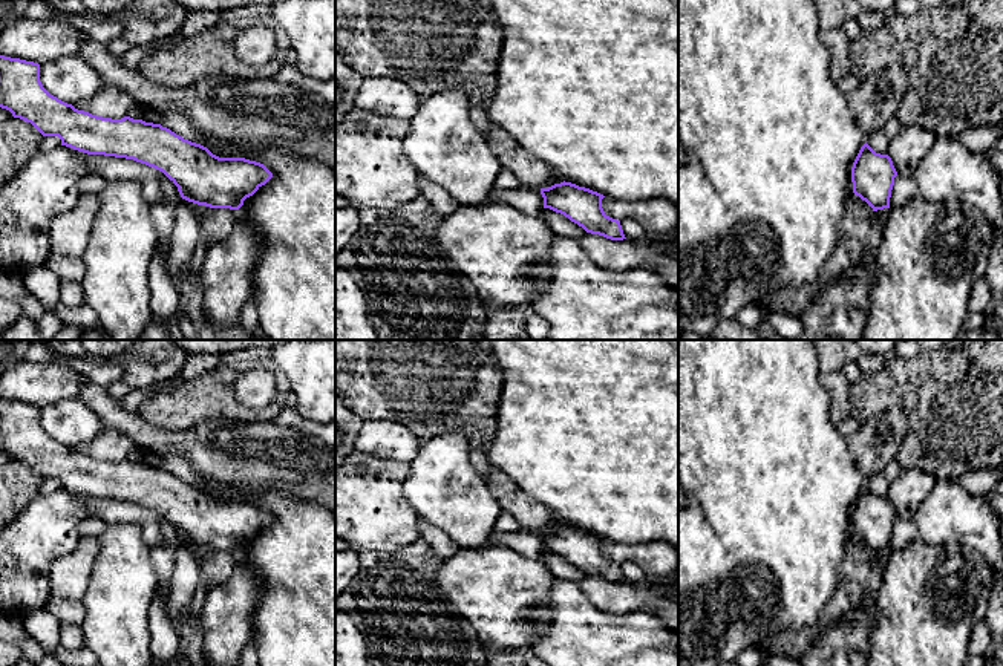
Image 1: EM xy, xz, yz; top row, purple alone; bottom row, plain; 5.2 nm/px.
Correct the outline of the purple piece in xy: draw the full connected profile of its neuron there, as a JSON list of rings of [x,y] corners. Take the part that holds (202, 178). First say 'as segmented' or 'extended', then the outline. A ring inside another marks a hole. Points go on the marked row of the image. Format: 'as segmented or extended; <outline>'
as segmented; [[[0,55],[0,107],[31,122],[43,136],[58,136],[61,145],[87,155],[133,159],[162,171],[182,199],[210,208],[239,210],[243,201],[265,185],[273,173],[260,162],[245,158],[219,158],[207,147],[184,139],[161,124],[124,116],[103,118],[75,109],[51,95],[40,81],[40,64]]]

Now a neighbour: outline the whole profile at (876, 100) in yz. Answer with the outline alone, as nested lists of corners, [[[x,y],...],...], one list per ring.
[[[885,66],[882,72],[868,75],[847,96],[858,127],[865,136],[882,129],[897,115],[907,101],[908,84],[900,66]]]

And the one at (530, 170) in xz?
[[[490,126],[487,144],[502,168],[510,170],[521,184],[548,188],[564,179],[539,158],[522,149],[504,129]]]

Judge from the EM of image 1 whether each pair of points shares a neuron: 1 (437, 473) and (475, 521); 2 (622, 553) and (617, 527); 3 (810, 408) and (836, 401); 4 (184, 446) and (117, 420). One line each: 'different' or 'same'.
1: same
2: different
3: different
4: same

